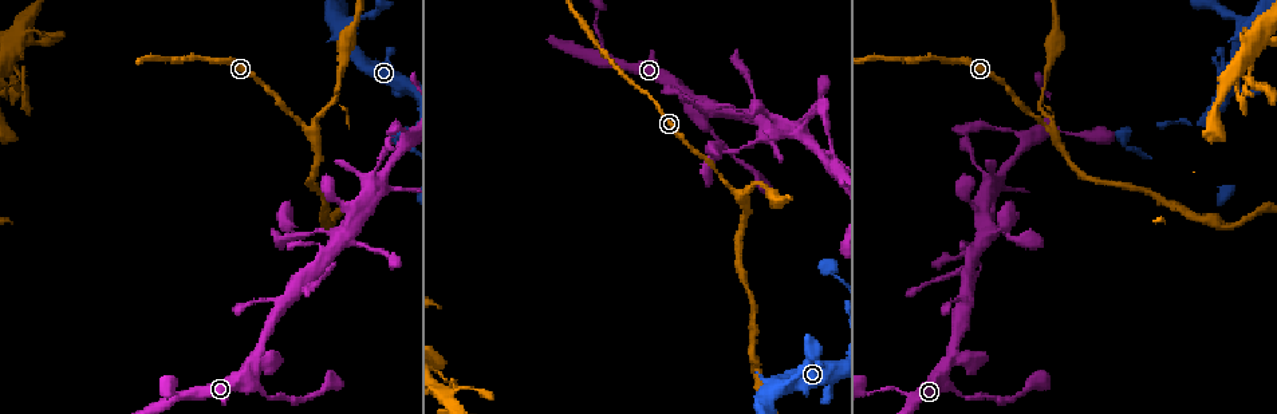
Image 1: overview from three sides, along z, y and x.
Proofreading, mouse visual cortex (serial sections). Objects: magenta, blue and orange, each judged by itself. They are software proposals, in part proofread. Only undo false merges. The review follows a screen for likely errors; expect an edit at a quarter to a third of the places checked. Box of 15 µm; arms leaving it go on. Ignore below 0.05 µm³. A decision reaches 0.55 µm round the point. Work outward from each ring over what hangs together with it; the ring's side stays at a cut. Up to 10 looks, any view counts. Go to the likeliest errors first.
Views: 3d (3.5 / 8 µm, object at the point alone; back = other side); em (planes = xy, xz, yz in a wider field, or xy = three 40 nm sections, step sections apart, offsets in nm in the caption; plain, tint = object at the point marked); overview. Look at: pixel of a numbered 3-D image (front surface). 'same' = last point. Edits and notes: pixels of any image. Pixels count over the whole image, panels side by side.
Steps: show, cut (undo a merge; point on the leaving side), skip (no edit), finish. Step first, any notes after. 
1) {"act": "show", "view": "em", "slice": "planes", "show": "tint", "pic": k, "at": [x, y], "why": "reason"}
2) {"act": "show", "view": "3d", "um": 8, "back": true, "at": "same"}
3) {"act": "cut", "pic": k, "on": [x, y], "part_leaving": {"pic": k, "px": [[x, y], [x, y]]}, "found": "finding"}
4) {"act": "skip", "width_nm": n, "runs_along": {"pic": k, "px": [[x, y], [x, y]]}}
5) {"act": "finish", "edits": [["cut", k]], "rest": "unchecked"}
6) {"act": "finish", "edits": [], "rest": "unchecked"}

{"act": "show", "view": "3d", "um": 3.5, "pic": 1, "at": [331, 264], "why": "thick turns thin"}

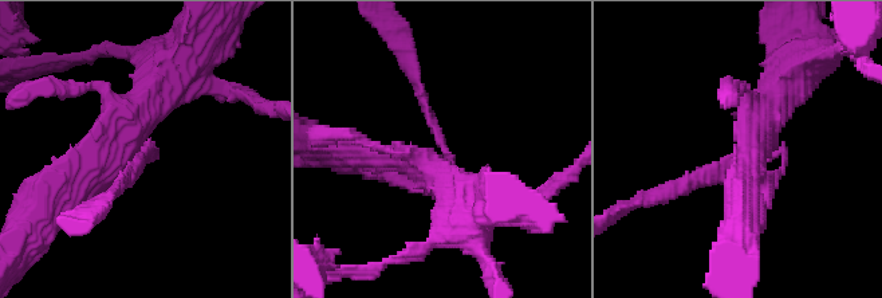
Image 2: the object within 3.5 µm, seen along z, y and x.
{"act": "show", "view": "em", "slice": "planes", "show": "tint", "pic": 2, "at": [444, 150]}

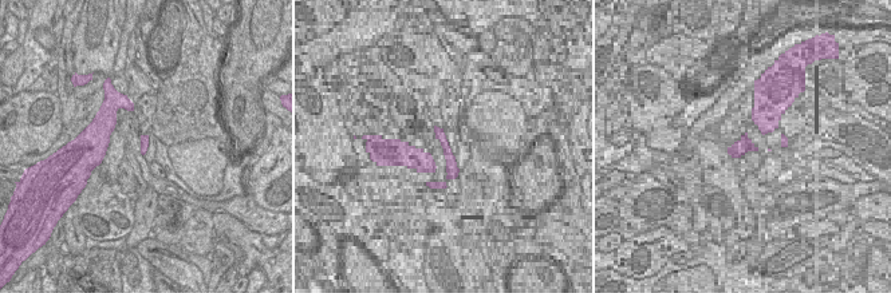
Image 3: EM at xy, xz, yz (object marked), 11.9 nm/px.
{"act": "show", "view": "em", "slice": "xy", "step": 2, "show": "tint", "at": "same"}

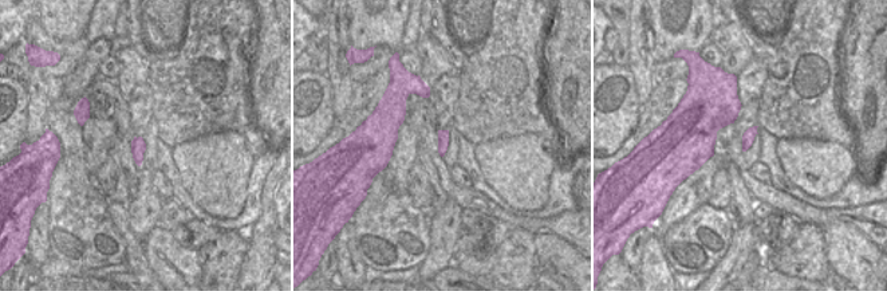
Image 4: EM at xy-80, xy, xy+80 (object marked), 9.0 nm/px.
{"act": "skip", "arm_widths_nm": [150, 200, 350, 450], "runs_along": {"pic": 2, "px": [[752, 149], [673, 189]]}, "found": "one cell here"}

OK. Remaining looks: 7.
{"act": "show", "view": "3d", "um": 3.5, "pic": 1, "at": [1053, 133], "why": "arms part here"}

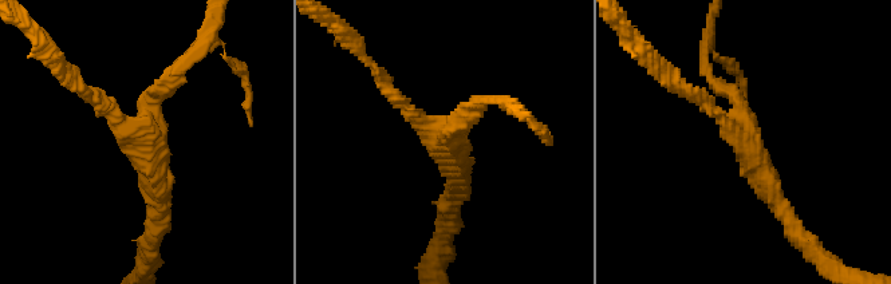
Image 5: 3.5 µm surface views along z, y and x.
{"act": "show", "view": "em", "slice": "xy", "step": 5, "show": "tint", "pic": 5, "at": [737, 134]}

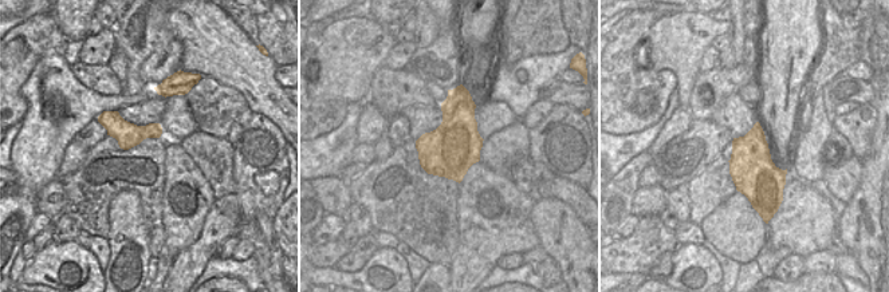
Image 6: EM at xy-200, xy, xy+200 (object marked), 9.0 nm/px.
{"act": "skip", "runs_along": {"pic": 5, "px": [[683, 89], [745, 142], [783, 208]]}, "found": "continuous, no second cell"}

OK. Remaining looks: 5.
{"act": "show", "view": "3d", "um": 3.5, "pic": 1, "at": [1241, 25], "why": "sharp bend"}

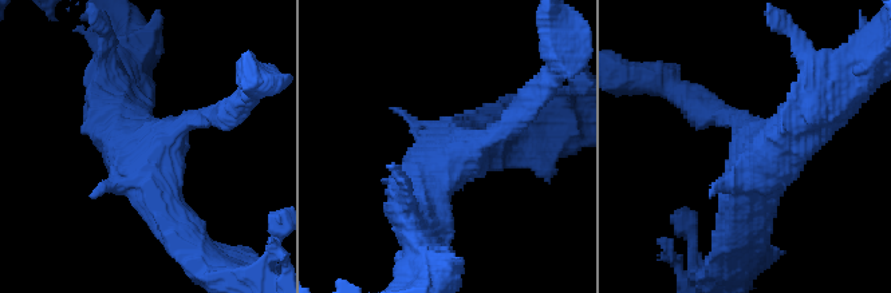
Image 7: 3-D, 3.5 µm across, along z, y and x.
{"act": "skip", "runs_along": {"pic": 7, "px": [[737, 238], [757, 163], [819, 110]]}, "found": "one cell here"}

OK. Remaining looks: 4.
{"act": "show", "view": "3d", "um": 3.5, "pic": 1, "at": [372, 188], "why": "abrupt turn"}

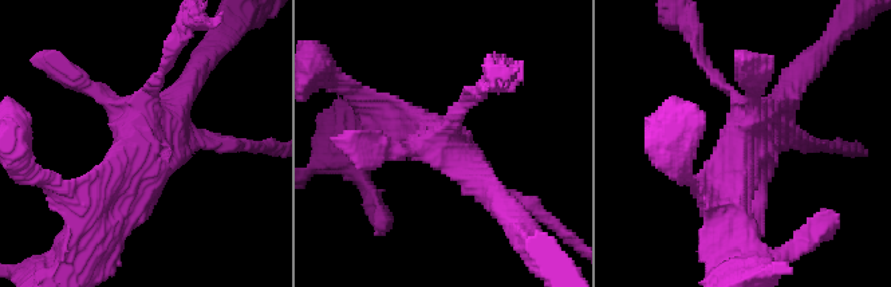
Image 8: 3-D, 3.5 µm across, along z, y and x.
{"act": "skip", "runs_along": {"pic": 8, "px": [[91, 203], [174, 116], [194, 74]]}, "found": "one cell here"}

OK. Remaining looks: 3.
{"act": "finish", "edits": [], "rest": "unchecked"}

